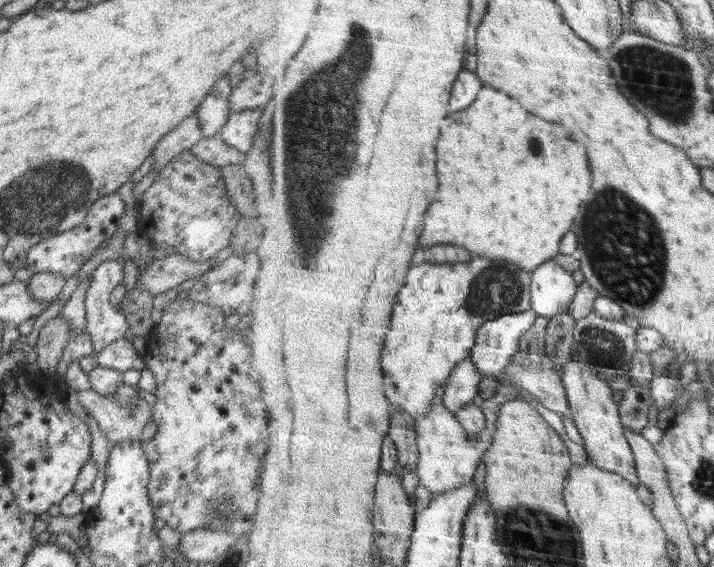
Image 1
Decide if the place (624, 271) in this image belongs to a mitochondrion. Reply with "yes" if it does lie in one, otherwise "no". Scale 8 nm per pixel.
yes

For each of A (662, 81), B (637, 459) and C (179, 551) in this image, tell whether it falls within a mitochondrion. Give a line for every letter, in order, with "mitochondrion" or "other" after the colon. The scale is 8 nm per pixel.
A: mitochondrion
B: other
C: other

